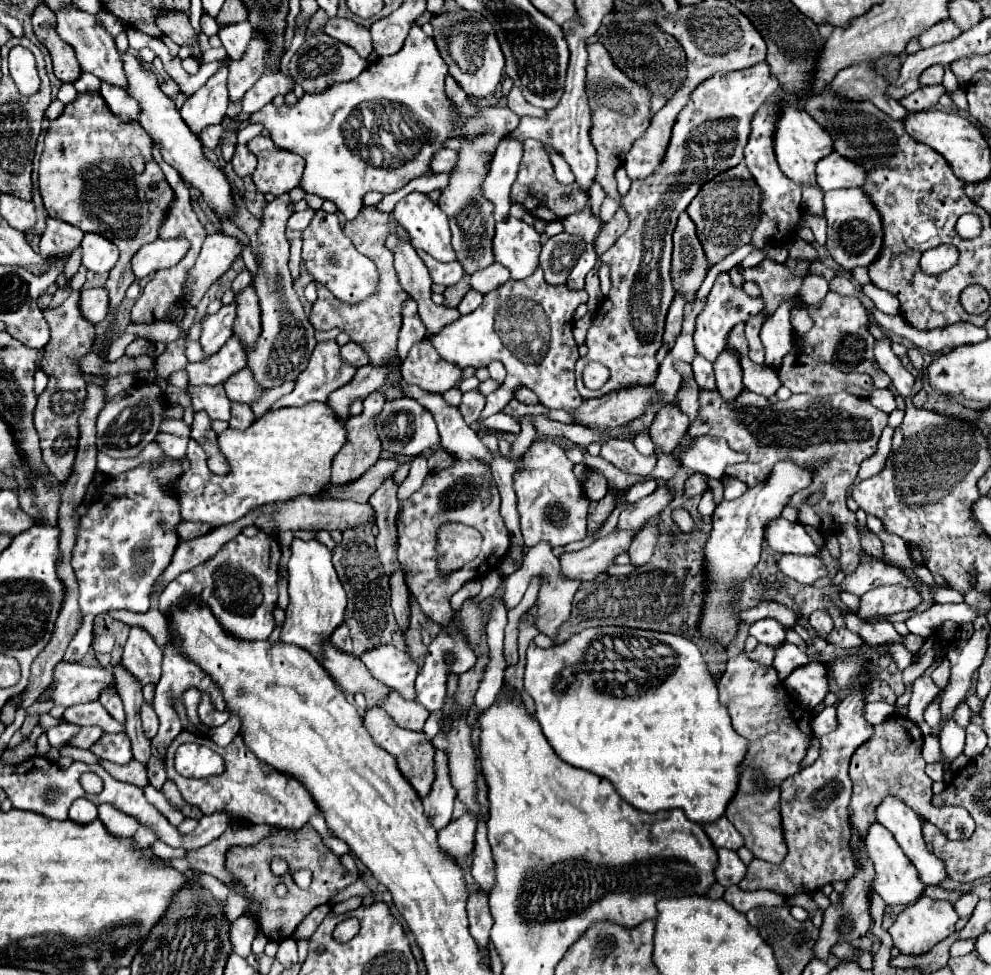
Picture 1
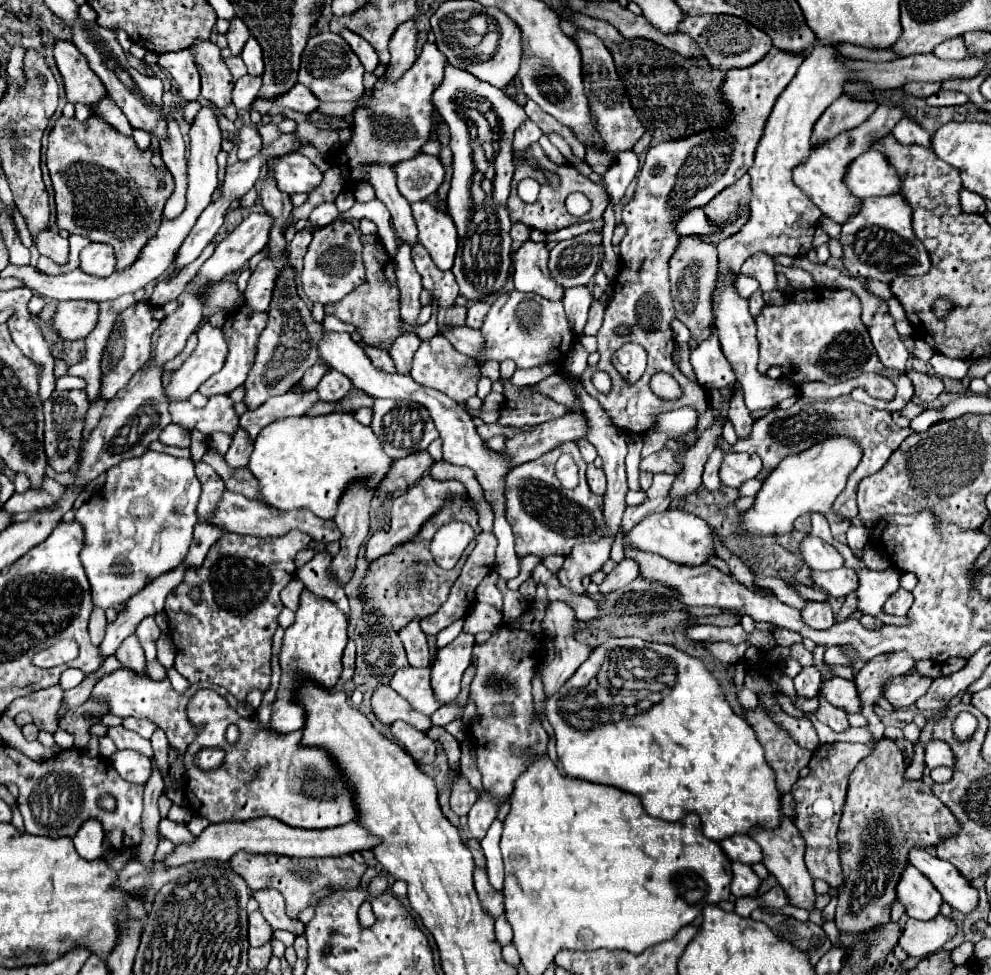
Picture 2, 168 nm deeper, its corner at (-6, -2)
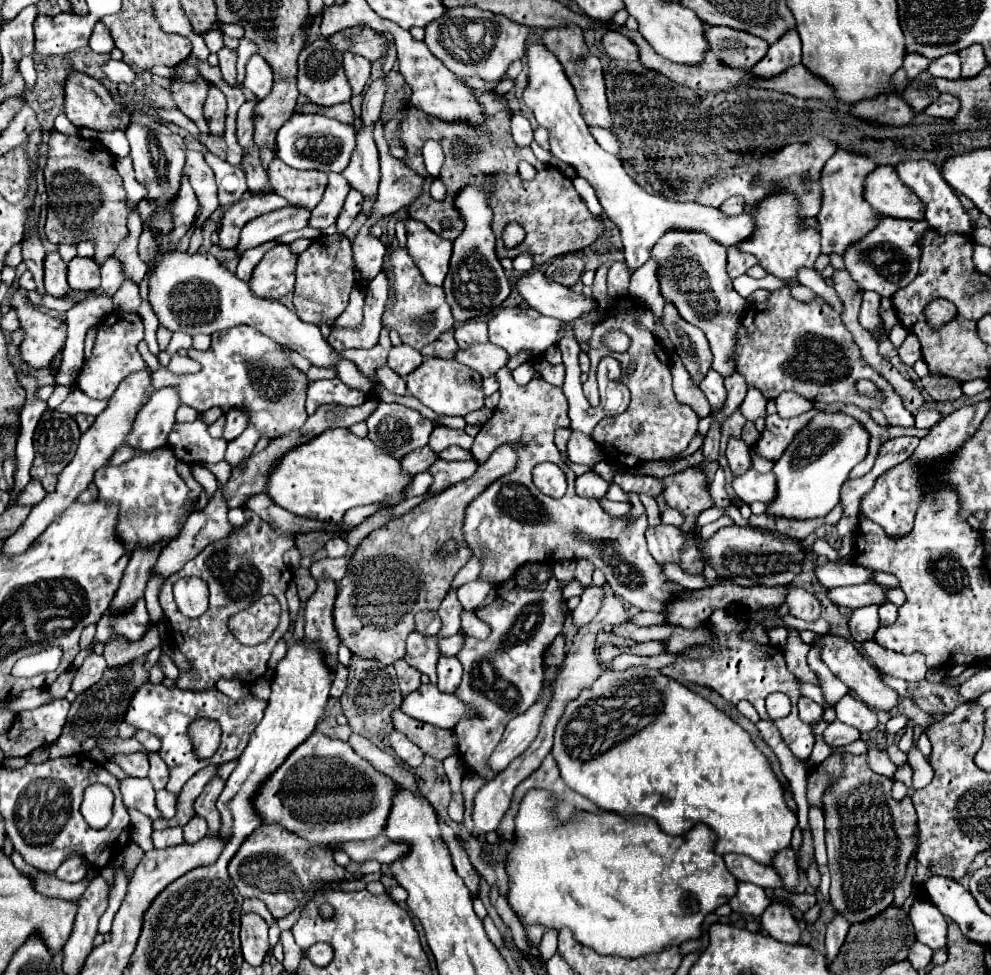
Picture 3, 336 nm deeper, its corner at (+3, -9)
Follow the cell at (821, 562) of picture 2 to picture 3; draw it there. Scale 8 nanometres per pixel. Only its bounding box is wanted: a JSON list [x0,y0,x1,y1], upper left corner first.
[815,562,871,588]

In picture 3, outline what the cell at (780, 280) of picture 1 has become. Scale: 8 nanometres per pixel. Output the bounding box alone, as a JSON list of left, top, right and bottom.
[727,250,757,278]

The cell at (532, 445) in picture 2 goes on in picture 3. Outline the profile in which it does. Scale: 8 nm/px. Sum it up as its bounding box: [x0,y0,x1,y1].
[335,446,519,664]

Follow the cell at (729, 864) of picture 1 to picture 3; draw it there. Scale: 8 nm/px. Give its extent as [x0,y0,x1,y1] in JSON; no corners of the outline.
[729,882,769,918]

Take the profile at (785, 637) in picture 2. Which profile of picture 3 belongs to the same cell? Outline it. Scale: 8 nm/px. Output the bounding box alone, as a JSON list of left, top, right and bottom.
[787,586,821,622]

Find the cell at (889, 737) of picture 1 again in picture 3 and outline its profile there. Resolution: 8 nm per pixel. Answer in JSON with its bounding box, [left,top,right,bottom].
[823,754,919,924]

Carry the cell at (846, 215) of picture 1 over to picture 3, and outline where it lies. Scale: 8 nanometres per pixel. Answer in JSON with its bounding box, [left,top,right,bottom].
[843,216,929,296]

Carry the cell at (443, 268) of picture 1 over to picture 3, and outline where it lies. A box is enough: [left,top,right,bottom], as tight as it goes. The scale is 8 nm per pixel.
[383,248,455,350]

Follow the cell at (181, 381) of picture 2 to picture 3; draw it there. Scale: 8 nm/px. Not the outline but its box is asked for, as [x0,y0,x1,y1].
[127,388,179,450]

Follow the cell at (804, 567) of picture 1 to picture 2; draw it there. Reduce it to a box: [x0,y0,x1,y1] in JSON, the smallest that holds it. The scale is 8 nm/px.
[812,567,858,599]

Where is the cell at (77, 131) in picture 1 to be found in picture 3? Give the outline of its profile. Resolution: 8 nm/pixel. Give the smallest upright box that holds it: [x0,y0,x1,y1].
[45,130,131,264]

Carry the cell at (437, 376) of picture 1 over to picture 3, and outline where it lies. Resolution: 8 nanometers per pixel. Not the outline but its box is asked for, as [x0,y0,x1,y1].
[405,358,483,416]

